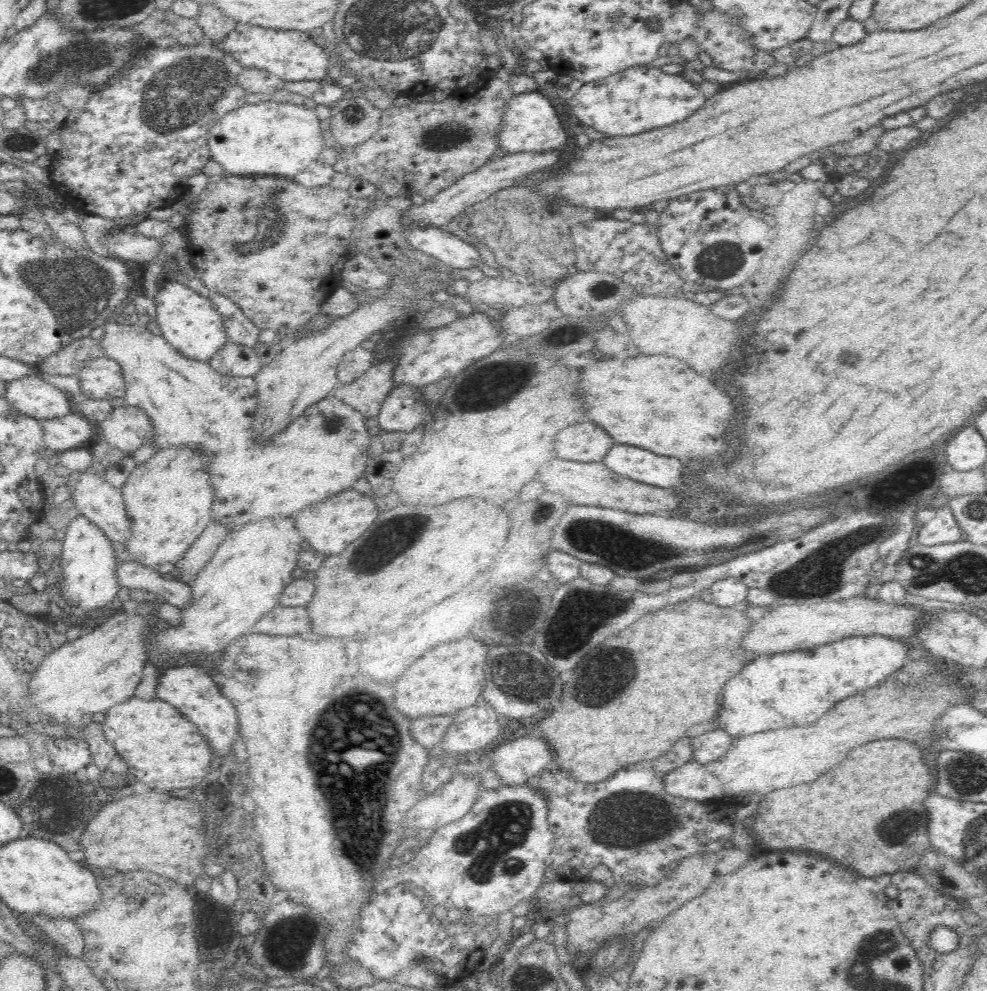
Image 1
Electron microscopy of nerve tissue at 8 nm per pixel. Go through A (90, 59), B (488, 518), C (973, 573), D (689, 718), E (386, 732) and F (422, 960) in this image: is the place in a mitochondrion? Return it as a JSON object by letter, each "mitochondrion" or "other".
{"A":"mitochondrion","B":"other","C":"mitochondrion","D":"other","E":"mitochondrion","F":"other"}

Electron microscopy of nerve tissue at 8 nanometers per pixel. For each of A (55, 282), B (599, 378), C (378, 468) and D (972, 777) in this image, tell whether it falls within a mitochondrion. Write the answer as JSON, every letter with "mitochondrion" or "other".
{"A":"mitochondrion","B":"other","C":"other","D":"mitochondrion"}

